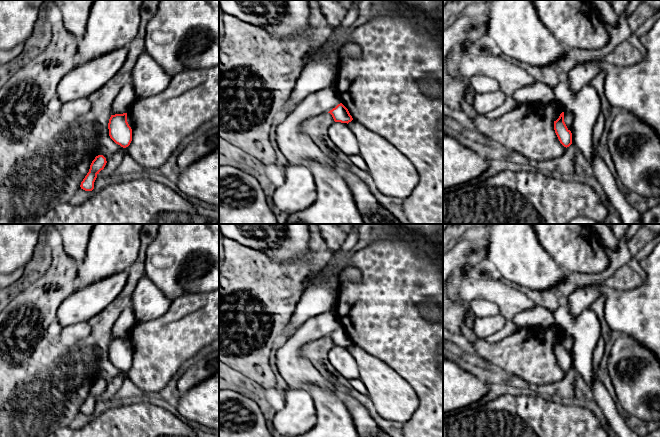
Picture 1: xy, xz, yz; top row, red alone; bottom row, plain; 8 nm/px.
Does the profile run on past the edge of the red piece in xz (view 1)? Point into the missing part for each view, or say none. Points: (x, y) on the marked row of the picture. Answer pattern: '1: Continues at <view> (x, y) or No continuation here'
1: No continuation here

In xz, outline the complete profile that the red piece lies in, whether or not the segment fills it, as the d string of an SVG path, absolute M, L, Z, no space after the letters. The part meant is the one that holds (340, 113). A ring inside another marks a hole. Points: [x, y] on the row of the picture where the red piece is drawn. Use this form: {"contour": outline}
{"contour": "M342 103L338 104L335 108L330 110L328 113L332 115L335 122L348 124L353 120L348 109Z"}

